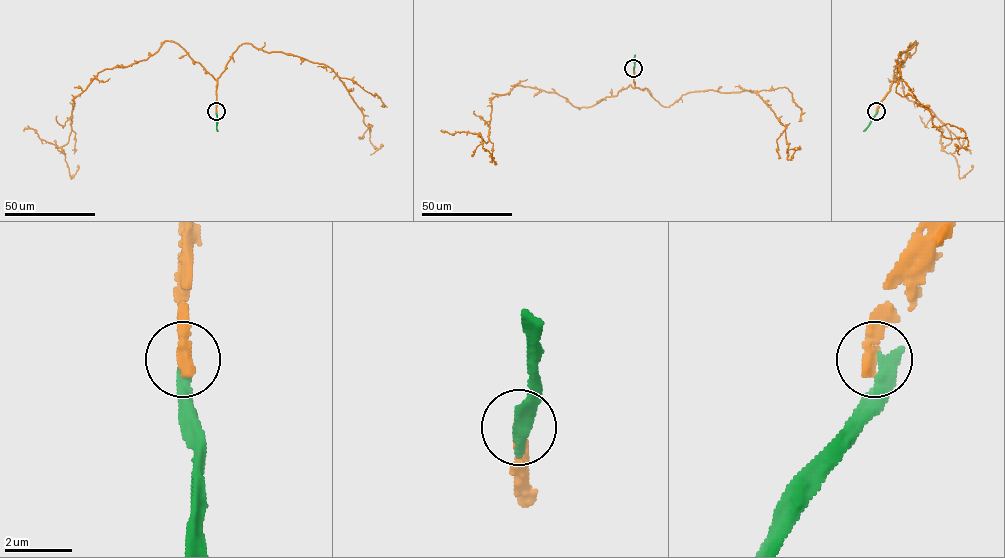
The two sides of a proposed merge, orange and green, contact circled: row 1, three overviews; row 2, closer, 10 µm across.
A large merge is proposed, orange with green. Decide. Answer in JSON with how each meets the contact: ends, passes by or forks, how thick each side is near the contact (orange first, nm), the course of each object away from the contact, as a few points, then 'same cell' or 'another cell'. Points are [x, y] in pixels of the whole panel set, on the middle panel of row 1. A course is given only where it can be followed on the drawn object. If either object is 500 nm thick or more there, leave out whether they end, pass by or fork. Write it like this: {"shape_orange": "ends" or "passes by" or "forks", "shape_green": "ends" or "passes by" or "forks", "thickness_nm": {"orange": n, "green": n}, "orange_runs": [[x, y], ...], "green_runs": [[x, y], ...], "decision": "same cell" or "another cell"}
{"shape_orange": "ends", "shape_green": "ends", "thickness_nm": {"orange": 440, "green": 440}, "orange_runs": [[634, 68], [634, 87], [589, 107], [529, 86], [495, 96], [489, 140], [478, 134], [495, 163]], "green_runs": [[634, 68], [635, 55]], "decision": "another cell"}

